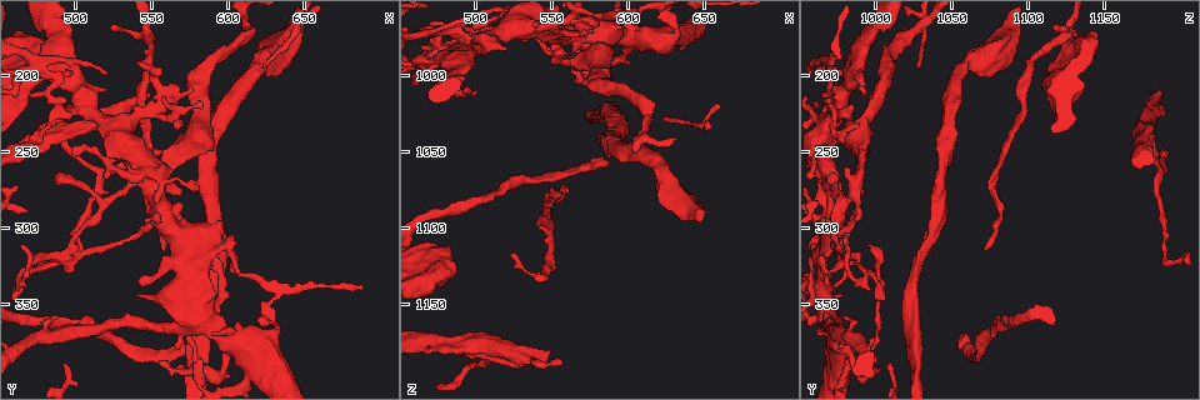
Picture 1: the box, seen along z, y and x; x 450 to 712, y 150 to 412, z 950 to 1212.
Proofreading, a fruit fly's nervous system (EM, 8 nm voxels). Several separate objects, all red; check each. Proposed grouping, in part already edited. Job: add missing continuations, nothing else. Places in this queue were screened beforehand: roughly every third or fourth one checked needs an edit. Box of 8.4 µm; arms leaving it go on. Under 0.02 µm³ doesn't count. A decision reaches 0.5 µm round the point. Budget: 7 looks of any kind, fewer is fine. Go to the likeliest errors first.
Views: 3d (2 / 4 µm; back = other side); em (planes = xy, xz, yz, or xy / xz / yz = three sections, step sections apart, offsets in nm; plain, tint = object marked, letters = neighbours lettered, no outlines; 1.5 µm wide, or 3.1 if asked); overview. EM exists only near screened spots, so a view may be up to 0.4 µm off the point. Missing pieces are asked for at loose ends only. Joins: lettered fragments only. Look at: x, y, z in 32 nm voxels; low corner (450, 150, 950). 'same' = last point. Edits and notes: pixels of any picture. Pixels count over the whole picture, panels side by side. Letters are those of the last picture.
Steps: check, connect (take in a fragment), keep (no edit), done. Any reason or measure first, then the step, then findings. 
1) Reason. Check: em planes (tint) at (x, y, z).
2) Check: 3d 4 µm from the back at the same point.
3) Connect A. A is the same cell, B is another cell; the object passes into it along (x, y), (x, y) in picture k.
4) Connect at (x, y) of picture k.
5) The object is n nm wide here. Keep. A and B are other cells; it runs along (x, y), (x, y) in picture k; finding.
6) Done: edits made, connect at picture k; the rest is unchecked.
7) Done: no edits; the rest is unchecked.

Free end. Check: em planes (letters) at (588, 374, 1056).

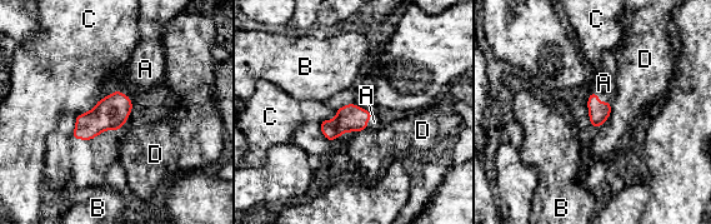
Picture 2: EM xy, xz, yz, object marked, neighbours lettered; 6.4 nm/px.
Connect A. A is the same cell, B, C and D are other cells; the object passes into it along (599, 113), (597, 100), (604, 83) in picture 2; it goes on there.

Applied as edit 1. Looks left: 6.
Check: overview.

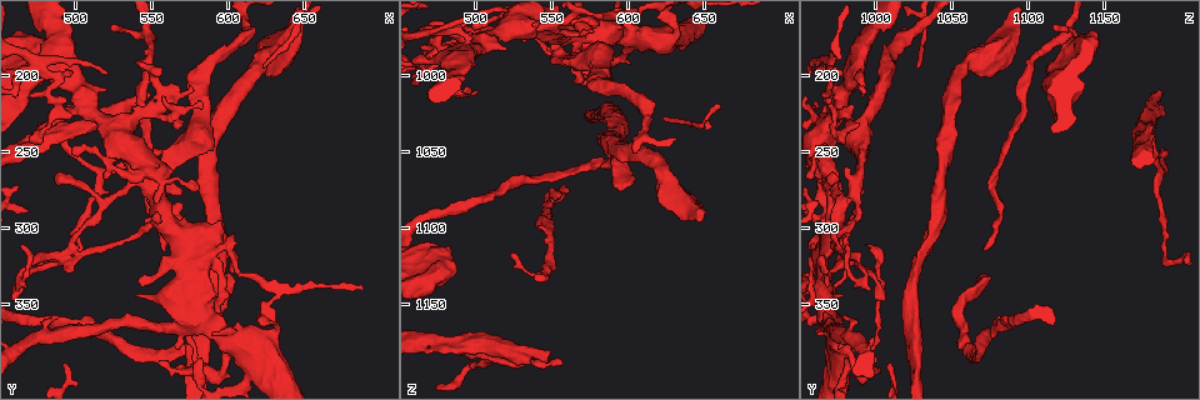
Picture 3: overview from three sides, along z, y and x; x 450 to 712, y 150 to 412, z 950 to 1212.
Check: 3d 4 µm at (544, 210, 1186).

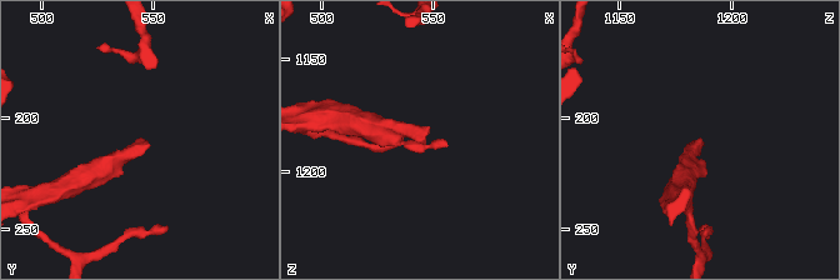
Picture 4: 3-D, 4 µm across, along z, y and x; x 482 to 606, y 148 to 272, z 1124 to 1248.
Shape alone is not enough. Check: em planes (letters) at (545, 210, 1187).

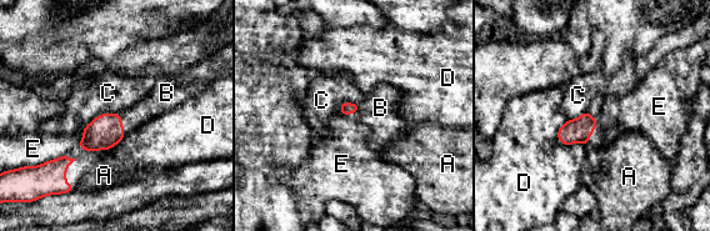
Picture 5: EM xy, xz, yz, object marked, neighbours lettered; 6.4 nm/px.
The longest contact is with C, 260 nm. Connect B. B is the same cell, A, C, D and E are other cells; the object passes into it along (105, 131), (123, 125), (154, 103) in picture 5; it goes on there.

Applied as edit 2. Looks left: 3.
Redraw. Check: overview.

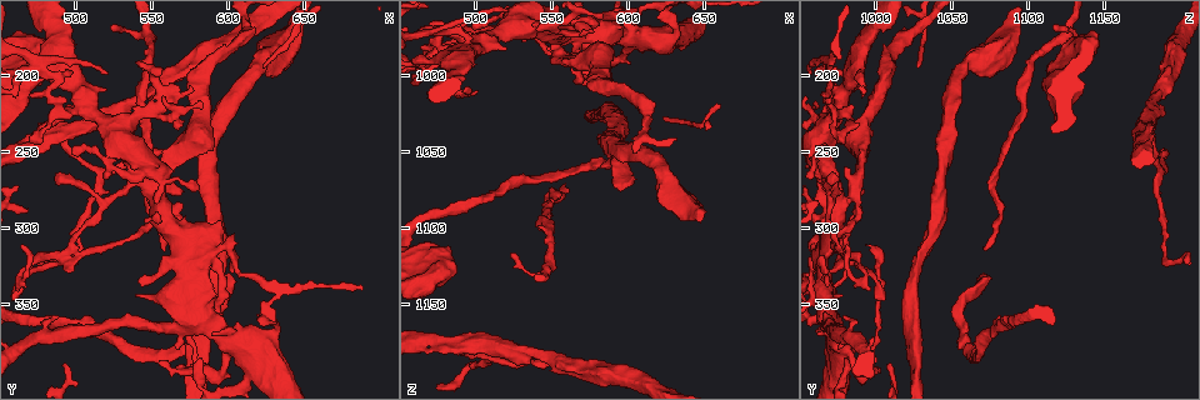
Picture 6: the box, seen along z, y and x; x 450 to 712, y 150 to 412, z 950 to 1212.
End of a long branch. Check: em xz step 4 (letters) at (560, 314, 1072).

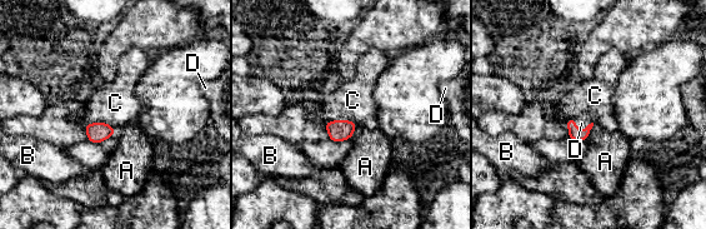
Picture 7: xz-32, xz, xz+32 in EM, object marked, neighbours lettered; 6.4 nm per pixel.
Check: em yz step 8 (letters) at the same point.

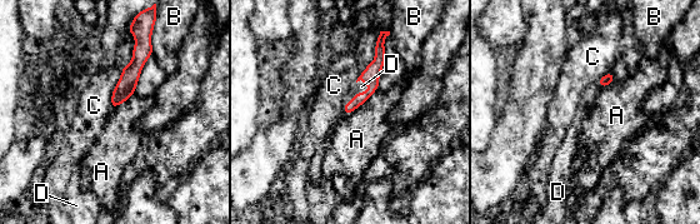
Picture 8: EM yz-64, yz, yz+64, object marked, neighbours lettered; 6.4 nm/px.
Connect D. D is the same cell, A, B and C are other cells; the object passes into it along (370, 75), (358, 93), (359, 86) in picture 8; the neuron continues.

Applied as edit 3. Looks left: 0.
Done: edits made, connect at picture 2, connect at picture 5, connect at picture 8; the rest is unchecked.

